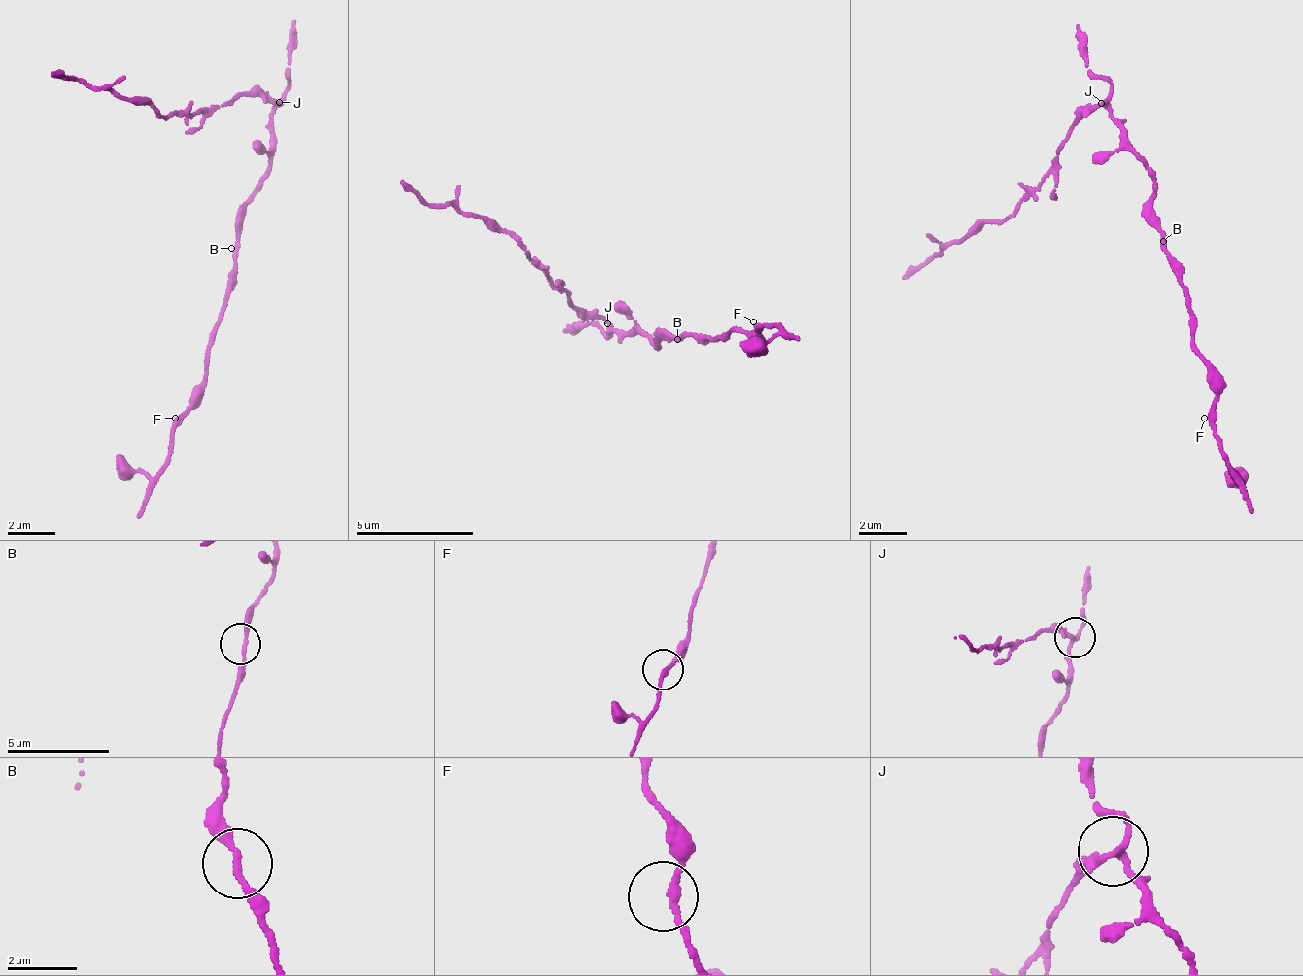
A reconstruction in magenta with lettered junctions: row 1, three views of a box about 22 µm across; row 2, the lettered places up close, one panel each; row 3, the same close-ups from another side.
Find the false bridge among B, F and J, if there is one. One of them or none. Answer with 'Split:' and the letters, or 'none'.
Split: J

